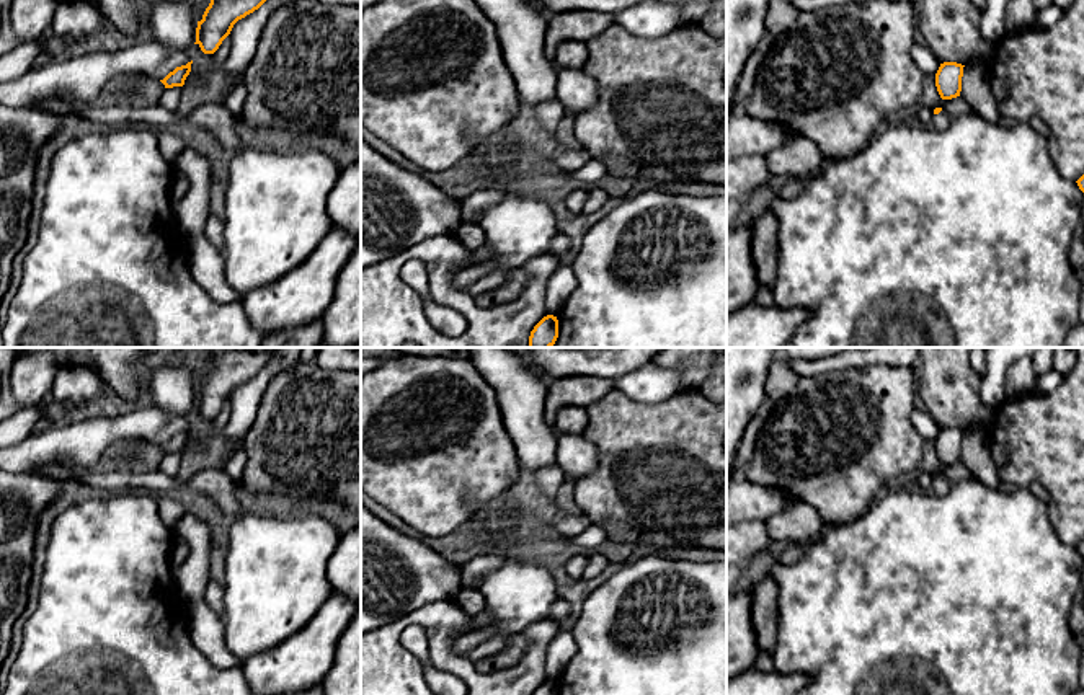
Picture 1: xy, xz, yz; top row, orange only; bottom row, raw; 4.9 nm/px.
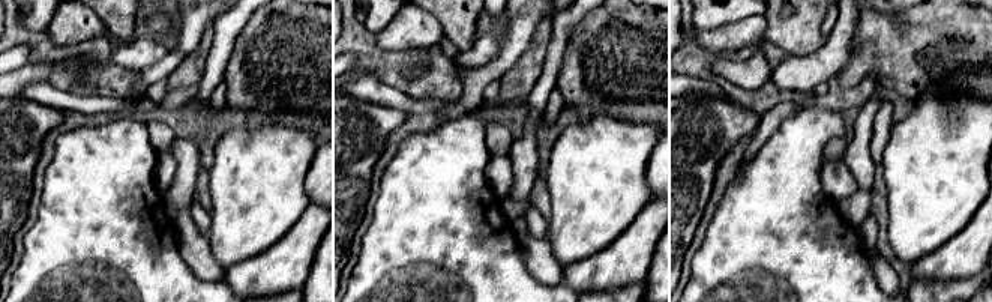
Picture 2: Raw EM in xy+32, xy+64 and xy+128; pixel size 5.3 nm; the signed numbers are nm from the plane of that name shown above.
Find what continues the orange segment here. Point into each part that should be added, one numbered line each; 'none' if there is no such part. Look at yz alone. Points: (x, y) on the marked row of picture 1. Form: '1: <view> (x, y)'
1: yz (942, 119)

